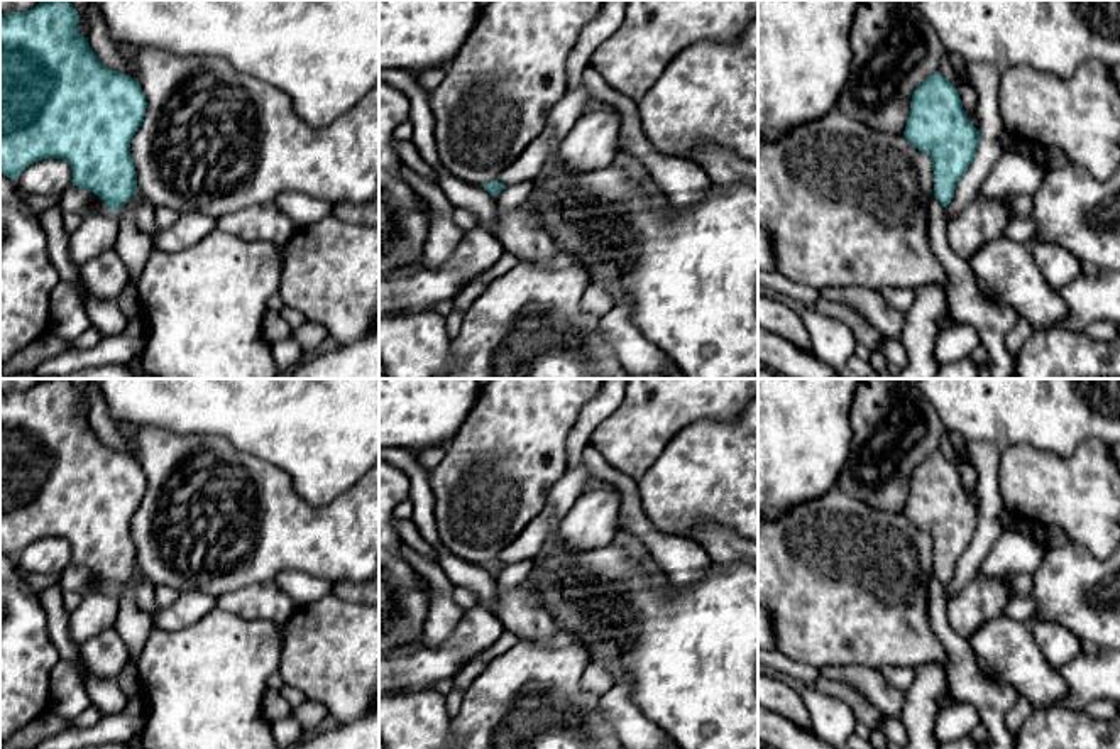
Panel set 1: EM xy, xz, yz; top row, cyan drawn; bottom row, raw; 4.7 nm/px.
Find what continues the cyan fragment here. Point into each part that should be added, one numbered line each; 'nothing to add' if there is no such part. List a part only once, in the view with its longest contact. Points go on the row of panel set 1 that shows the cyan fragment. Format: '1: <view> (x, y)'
nothing to add

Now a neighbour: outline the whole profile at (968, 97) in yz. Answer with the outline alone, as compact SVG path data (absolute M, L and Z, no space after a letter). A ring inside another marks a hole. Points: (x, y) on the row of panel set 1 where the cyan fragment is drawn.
M947 52L944 54L941 66L939 66L941 74L956 86L963 110L966 112L969 122L978 128L978 118L976 118L976 93L969 85L966 85L961 76L954 71Z

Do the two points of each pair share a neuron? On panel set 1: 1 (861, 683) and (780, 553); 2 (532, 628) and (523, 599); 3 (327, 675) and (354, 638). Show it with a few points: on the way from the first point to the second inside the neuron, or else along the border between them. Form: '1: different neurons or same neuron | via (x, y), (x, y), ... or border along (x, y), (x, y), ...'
1: different neurons | border along (819, 666), (867, 665), (875, 670)
2: same neuron | via (528, 621), (523, 616), (523, 606)
3: same neuron | via (335, 666), (354, 646)

